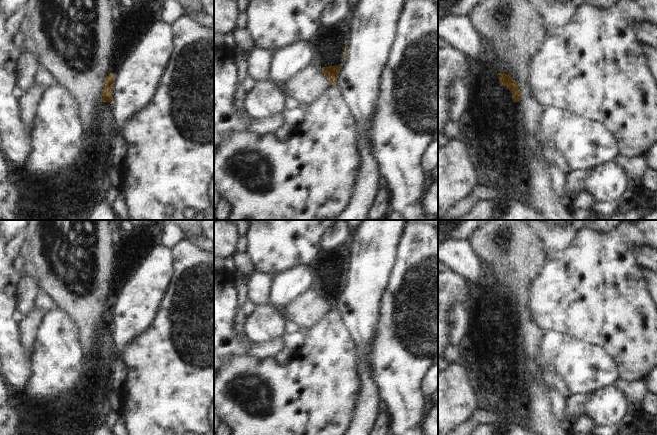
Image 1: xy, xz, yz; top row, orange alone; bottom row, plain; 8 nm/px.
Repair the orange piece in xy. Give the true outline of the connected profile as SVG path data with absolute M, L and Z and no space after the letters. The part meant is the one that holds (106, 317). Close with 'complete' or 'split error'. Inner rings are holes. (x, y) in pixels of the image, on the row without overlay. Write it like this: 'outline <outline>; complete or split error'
outline M29 220L24 229L24 240L20 248L23 274L37 284L41 294L66 312L76 323L80 344L87 346L95 328L101 325L113 327L112 317L115 299L110 296L111 273L114 271L116 231L114 220Z; split error

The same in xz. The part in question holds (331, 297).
outline M311 288L298 295L282 309L288 323L299 328L309 328L316 324L330 309L336 310L336 304L342 289L324 291L322 294Z; split error

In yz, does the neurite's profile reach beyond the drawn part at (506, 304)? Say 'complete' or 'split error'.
split error

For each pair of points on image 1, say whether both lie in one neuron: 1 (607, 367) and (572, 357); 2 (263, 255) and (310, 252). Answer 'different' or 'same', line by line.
1: same
2: same

